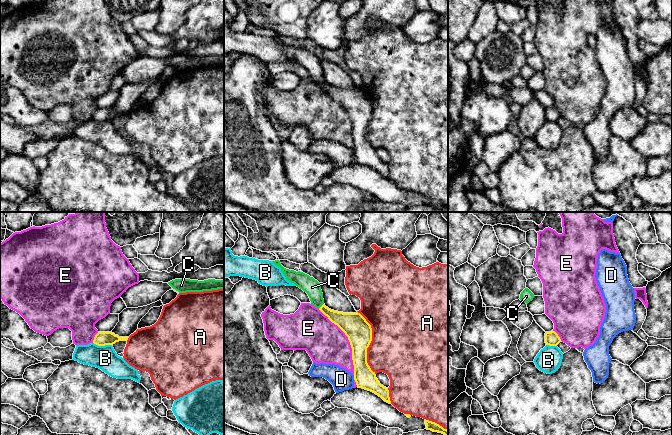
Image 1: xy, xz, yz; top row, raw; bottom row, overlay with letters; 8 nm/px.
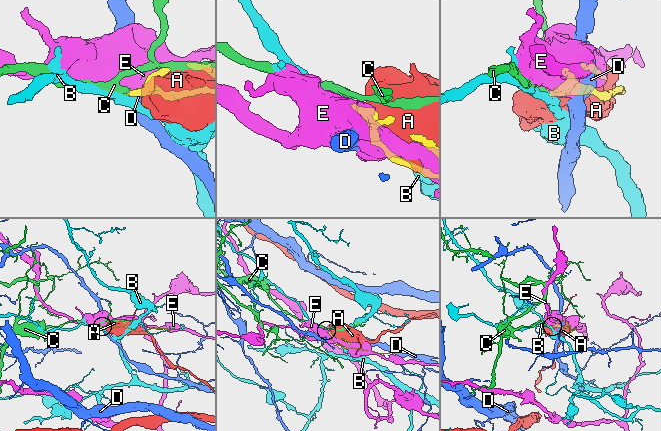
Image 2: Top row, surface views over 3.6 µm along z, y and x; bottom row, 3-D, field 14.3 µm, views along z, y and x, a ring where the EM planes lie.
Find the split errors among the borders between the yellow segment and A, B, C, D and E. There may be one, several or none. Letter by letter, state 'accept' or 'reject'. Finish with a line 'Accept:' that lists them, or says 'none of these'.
A: reject
B: reject
C: accept
D: reject
E: reject
Accept: C

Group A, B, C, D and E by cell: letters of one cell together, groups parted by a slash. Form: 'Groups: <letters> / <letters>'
Groups: A / B / C / D / E

